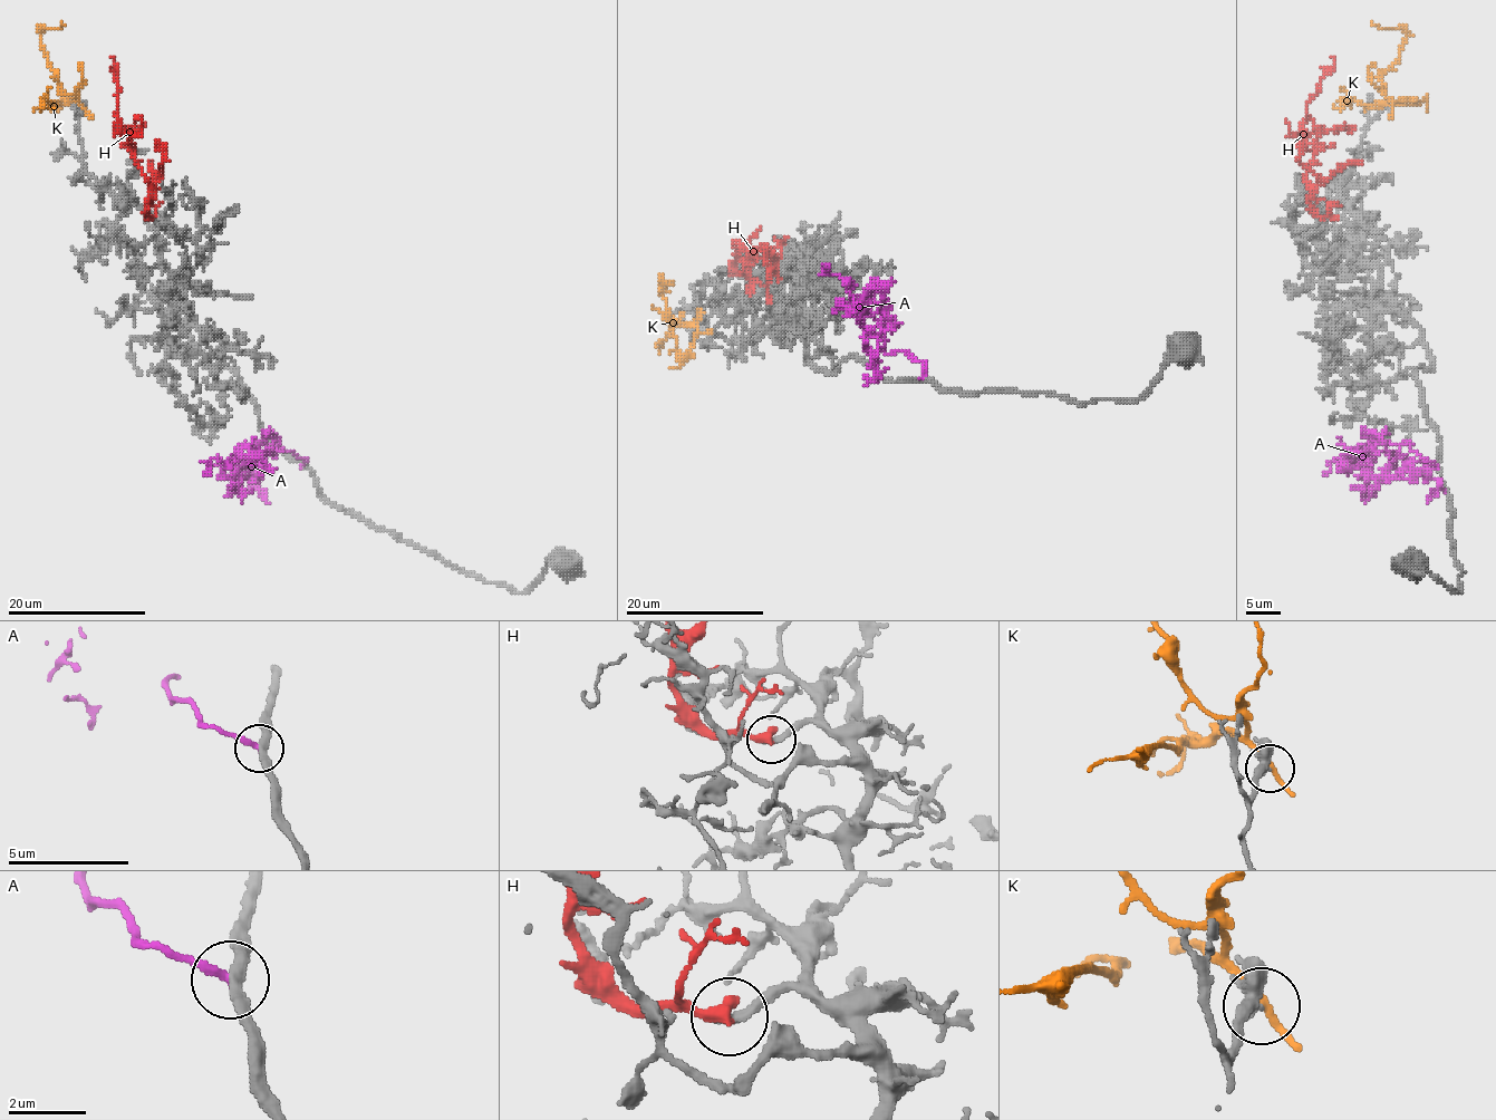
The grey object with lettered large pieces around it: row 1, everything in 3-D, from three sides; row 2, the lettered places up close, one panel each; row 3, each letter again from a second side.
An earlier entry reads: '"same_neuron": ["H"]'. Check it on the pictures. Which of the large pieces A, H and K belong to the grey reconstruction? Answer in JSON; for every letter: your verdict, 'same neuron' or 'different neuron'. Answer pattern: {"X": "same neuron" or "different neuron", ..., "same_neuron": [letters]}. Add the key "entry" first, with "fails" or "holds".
{"entry": "holds", "A": "different neuron", "H": "same neuron", "K": "different neuron", "same_neuron": ["H"]}

